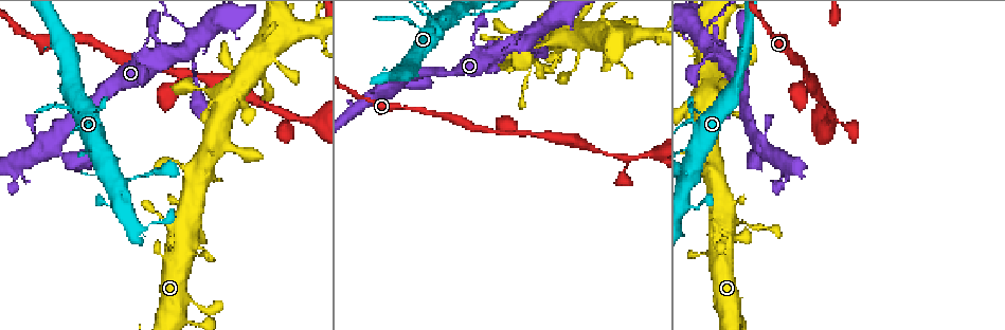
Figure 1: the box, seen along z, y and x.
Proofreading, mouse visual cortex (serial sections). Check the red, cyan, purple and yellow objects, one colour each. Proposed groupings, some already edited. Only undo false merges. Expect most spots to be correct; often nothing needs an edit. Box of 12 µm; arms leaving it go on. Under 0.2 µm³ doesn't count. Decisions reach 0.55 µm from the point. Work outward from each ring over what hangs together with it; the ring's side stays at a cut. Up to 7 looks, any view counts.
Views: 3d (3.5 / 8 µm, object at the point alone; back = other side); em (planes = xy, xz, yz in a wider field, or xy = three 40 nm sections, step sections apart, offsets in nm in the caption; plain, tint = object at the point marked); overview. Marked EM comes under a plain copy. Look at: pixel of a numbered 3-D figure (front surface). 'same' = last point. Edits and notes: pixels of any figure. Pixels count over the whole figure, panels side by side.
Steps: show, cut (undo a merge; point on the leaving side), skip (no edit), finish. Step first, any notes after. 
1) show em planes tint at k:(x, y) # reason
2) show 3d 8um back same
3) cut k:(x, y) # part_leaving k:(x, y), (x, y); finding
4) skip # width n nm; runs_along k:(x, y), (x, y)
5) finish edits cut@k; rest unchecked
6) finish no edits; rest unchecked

show 3d 3.5um at 1:(692, 150) # thick turns thin

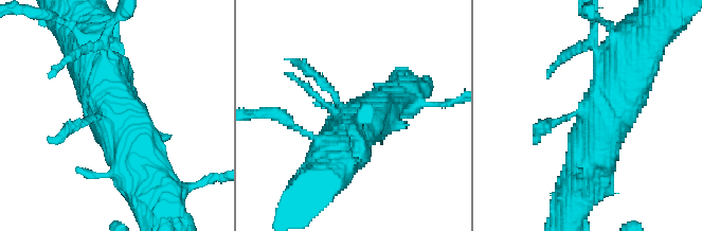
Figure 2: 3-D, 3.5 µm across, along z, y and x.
show em xy step 1 tint at 2:(108, 115) # now the EM

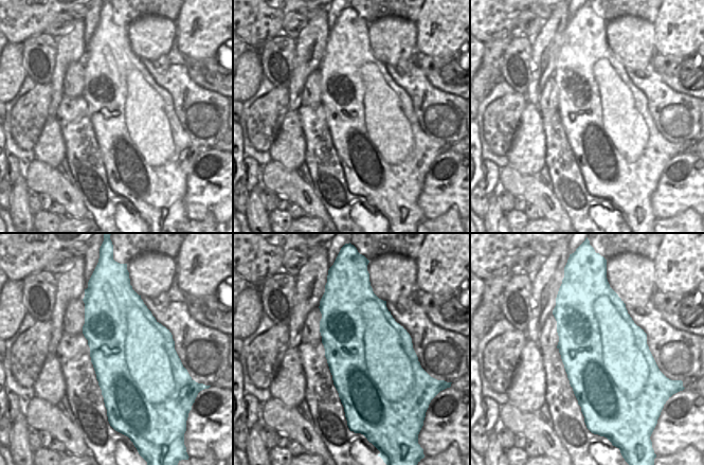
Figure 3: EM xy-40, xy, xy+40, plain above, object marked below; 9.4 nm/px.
skip # continuous, no second cell

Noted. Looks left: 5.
show 3d 3.5um at 1:(189, 48) # small branch off a trunk

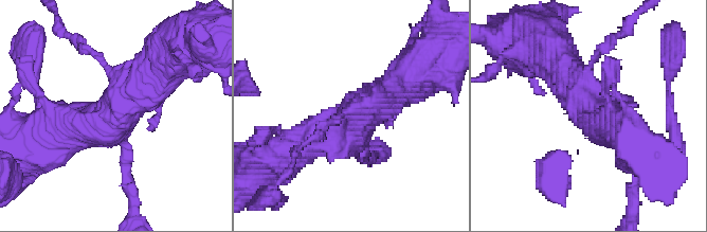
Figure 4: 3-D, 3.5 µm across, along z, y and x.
show em planes tint at 4:(355, 118)

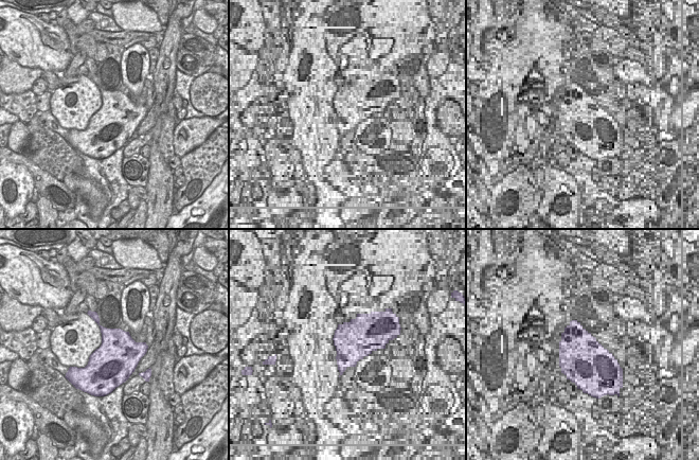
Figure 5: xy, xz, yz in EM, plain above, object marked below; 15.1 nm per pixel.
skip # runs_along 4:(46, 142), (105, 123), (150, 77); continuous, no second cell

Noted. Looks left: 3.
show 3d 3.5um at 1:(314, 28) # small branch off a trunk

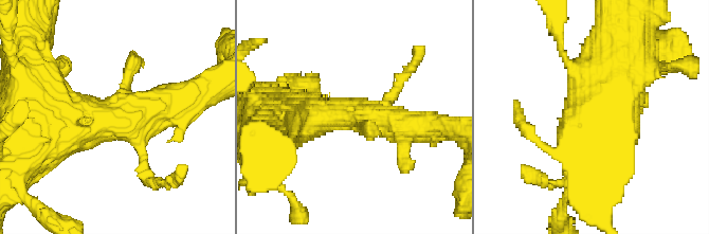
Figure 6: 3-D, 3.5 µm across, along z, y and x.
show em planes tint at 6:(119, 120) # arms 4; arm_widths 150, 200, 300, 600 nm

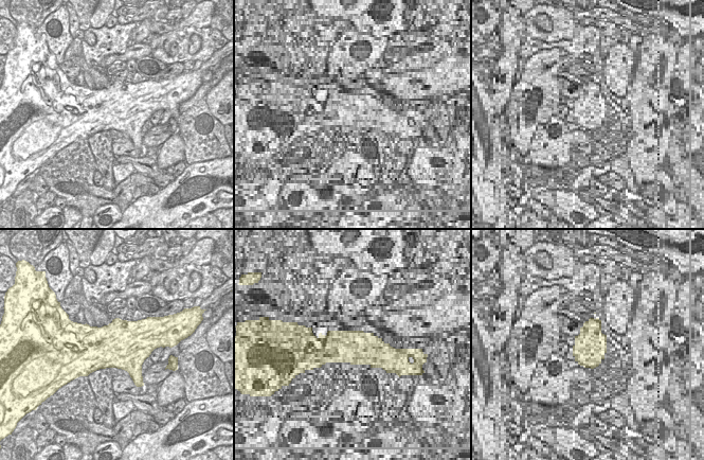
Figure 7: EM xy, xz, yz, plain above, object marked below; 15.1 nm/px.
skip # runs_along 6:(286, 115), (393, 123), (399, 147); all the same cell

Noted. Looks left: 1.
finish no edits; rest unchecked

